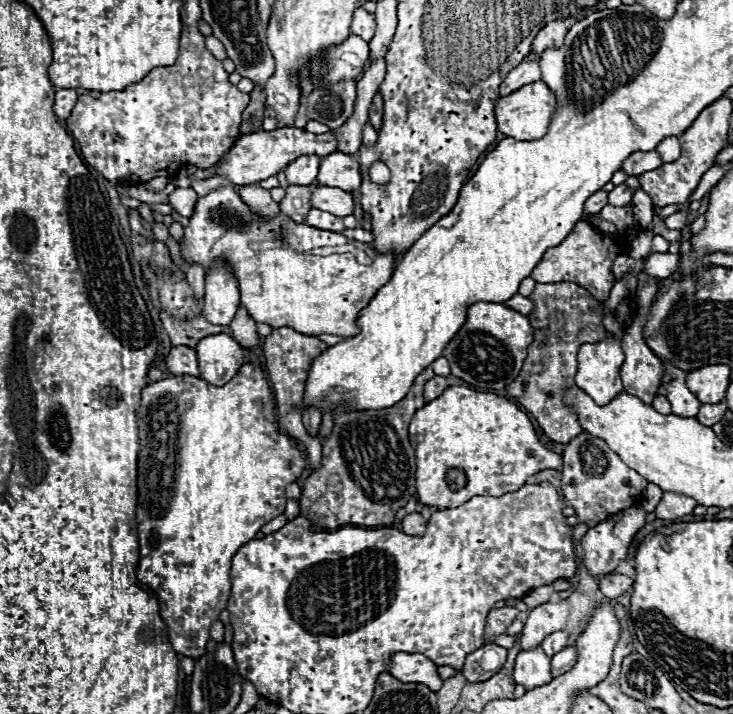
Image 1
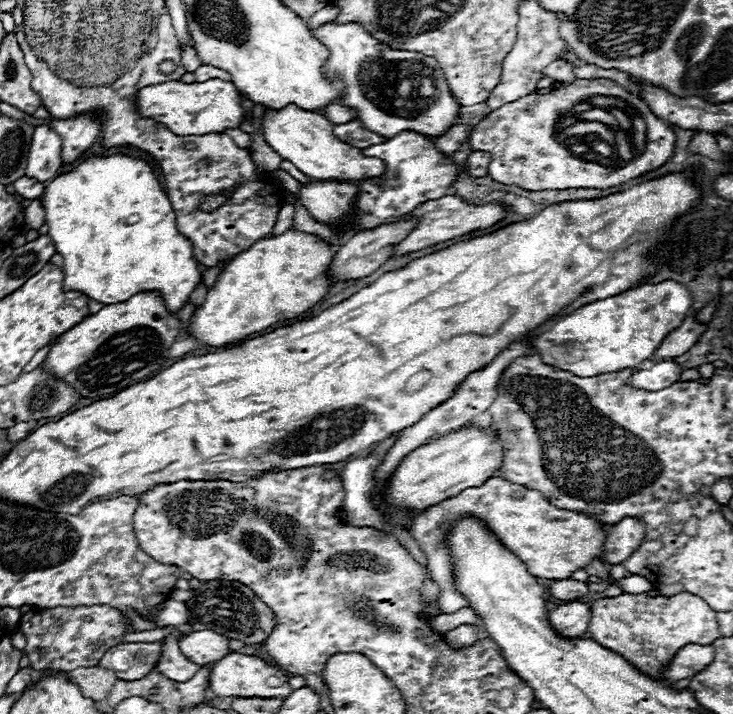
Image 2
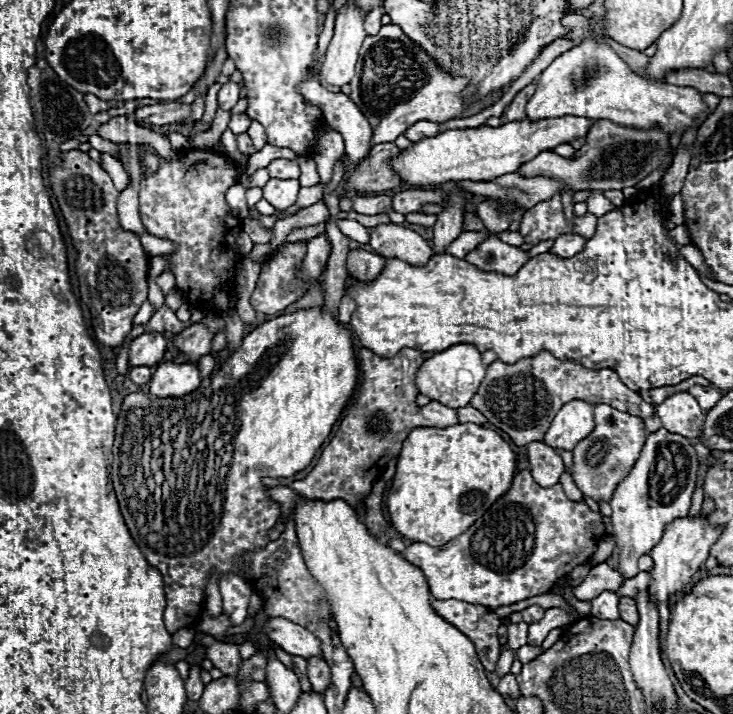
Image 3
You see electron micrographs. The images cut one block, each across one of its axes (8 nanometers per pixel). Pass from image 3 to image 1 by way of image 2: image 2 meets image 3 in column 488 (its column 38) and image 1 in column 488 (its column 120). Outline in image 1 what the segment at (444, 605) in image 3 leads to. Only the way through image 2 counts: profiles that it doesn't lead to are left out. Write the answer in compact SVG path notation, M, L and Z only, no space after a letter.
M496 608L490 610L488 618L486 618L486 628L484 628L484 642L494 640L496 636L504 634L506 628L516 620L518 610L516 608Z

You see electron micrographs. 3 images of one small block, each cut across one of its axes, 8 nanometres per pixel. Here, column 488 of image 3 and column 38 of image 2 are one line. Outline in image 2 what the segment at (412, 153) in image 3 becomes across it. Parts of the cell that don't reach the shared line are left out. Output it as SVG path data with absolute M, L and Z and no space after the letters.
M38 126L32 134L32 144L28 152L26 174L36 180L50 180L62 168L62 142L60 136L48 128Z

